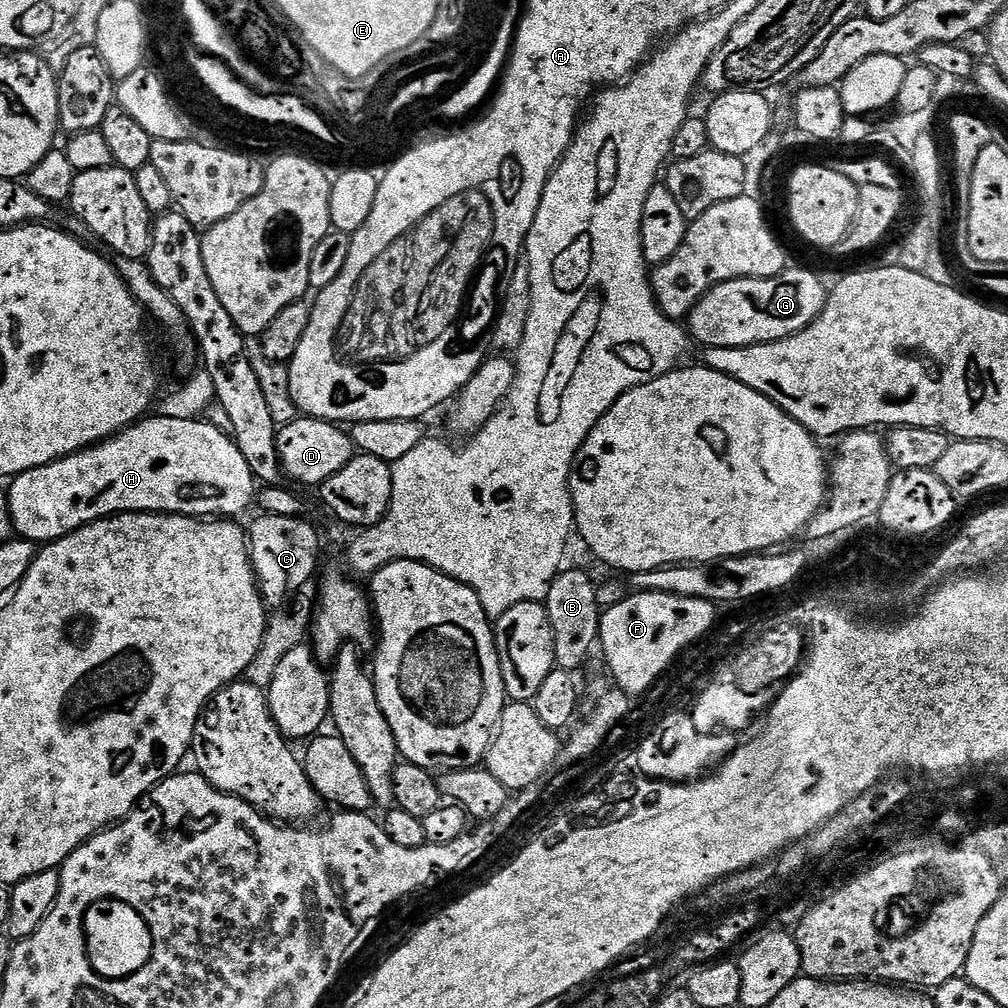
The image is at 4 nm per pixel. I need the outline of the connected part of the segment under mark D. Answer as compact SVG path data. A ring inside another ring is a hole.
M301 415L276 433L276 449L283 471L300 484L321 486L338 474L354 457L351 435L339 423Z

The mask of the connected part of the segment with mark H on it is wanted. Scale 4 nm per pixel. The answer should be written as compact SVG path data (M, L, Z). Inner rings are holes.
M155 414L147 418L141 418L129 428L123 428L115 436L109 436L106 440L84 448L72 456L64 456L60 460L50 462L46 466L38 466L34 470L26 470L20 476L11 481L12 489L6 492L8 509L12 515L12 526L17 537L33 542L51 542L60 540L72 532L77 532L82 526L92 524L104 516L115 516L118 512L162 512L177 516L198 516L201 518L240 518L240 515L251 506L258 496L258 481L256 475L246 464L246 458L242 458L242 450L238 450L235 440L224 428L216 428L209 424L207 419L197 418L183 420L182 418L166 418Z

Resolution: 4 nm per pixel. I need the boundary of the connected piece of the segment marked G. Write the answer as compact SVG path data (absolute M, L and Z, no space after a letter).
M789 266L770 278L727 280L714 286L686 317L691 339L704 348L765 344L801 332L823 310L829 289L808 268Z

